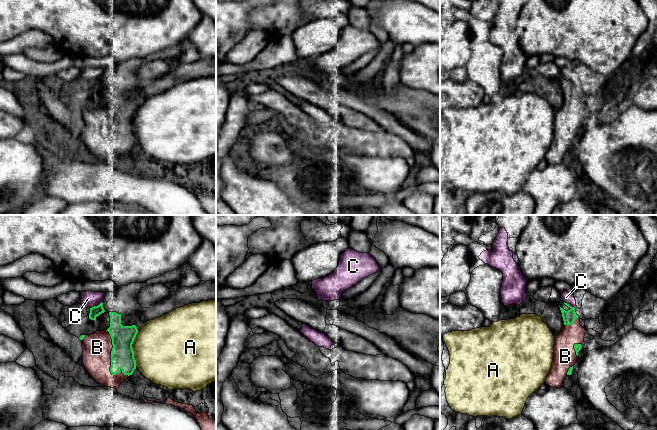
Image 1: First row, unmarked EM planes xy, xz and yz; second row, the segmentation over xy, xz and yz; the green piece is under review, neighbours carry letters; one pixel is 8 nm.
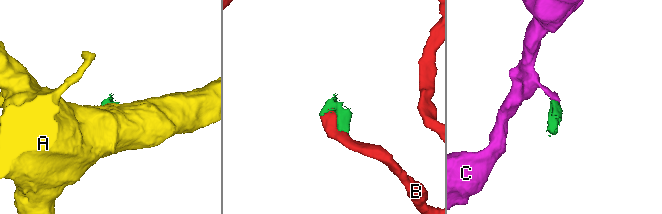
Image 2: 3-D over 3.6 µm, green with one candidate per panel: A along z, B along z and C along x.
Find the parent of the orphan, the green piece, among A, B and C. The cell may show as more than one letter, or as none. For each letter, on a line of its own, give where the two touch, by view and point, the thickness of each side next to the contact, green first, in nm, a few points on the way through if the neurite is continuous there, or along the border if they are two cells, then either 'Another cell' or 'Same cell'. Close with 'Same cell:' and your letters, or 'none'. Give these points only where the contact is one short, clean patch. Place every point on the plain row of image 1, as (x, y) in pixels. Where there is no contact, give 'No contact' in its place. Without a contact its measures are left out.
A: Touches green at xy (132, 125). Thickness 190 nm (green) against 480 nm. Another cell
B: Touches green at xy (111, 137). Thickness 190 nm (green) against 240 nm. Same cell
C: Touches green at yz (569, 81). Thickness 100 nm (green) against 90 nm. Another cell
Same cell: B

